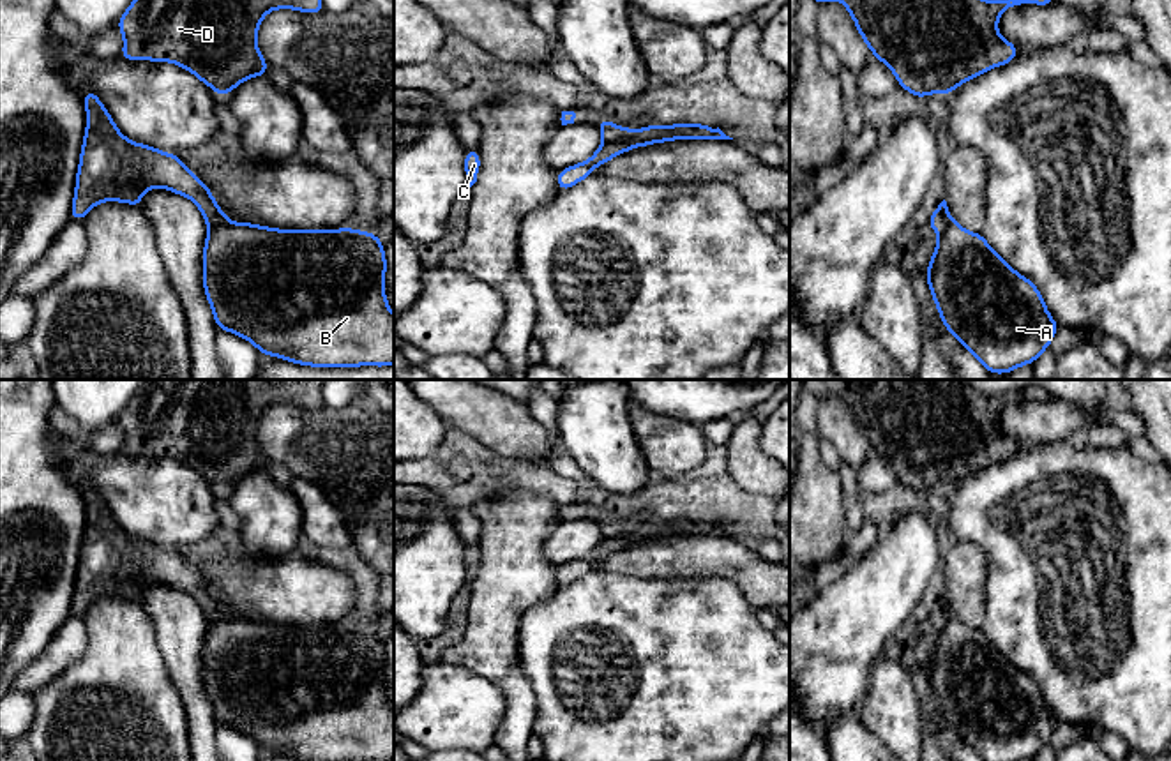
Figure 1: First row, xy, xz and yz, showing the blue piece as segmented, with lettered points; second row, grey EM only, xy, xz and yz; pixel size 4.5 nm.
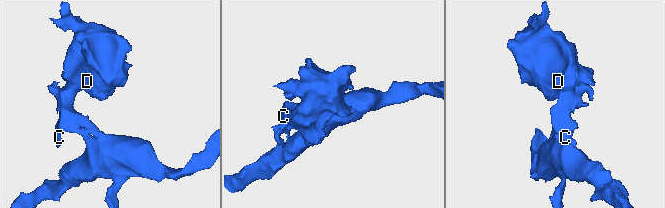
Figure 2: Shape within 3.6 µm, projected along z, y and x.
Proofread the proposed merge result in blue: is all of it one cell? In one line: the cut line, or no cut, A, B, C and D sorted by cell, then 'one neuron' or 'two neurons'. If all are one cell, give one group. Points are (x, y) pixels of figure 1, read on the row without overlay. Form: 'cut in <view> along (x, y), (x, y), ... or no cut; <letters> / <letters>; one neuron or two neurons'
cut in xz along (636, 528), (627, 534), (604, 537); A B / C D; two neurons

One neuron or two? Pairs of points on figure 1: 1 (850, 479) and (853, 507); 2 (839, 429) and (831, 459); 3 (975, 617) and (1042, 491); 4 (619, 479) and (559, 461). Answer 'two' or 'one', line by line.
1: one
2: two
3: two
4: two

